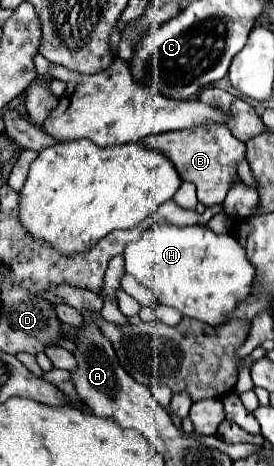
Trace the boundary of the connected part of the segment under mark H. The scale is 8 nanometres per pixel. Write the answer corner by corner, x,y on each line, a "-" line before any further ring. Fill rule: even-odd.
203,225
149,227
137,243
127,245
125,271
151,289
161,305
213,327
223,325
225,317
249,297
255,279
255,267
247,261
241,243
231,235
215,235

